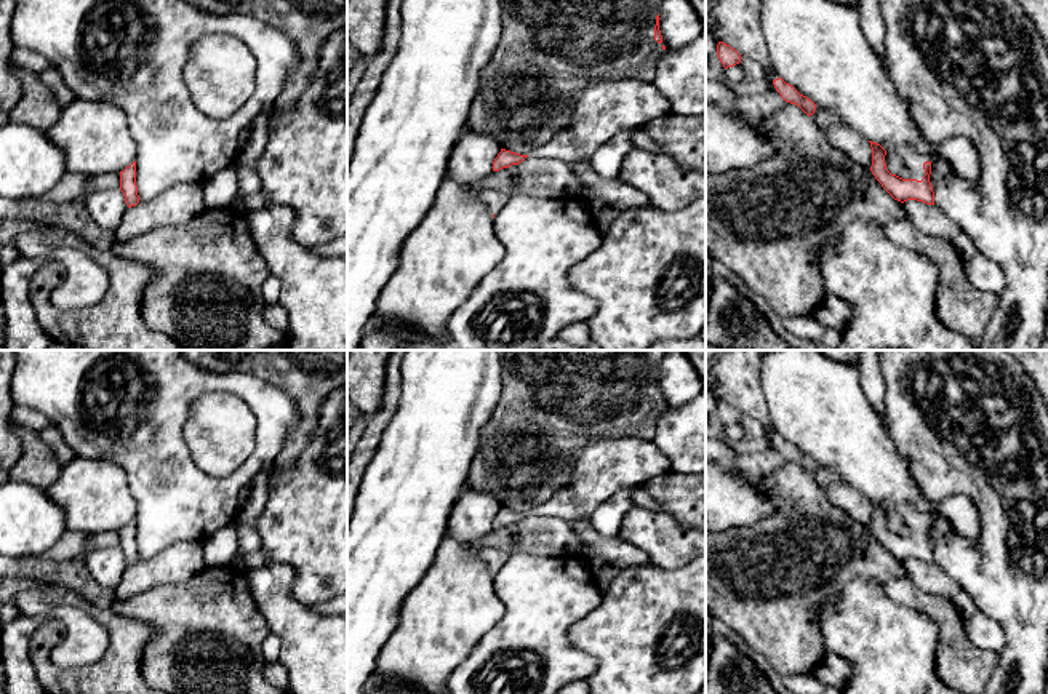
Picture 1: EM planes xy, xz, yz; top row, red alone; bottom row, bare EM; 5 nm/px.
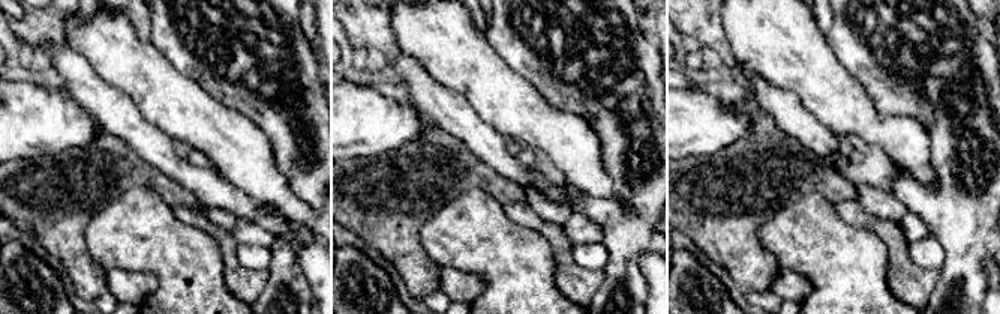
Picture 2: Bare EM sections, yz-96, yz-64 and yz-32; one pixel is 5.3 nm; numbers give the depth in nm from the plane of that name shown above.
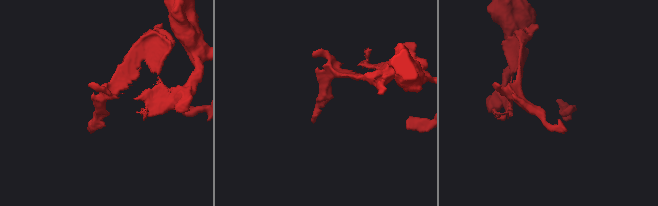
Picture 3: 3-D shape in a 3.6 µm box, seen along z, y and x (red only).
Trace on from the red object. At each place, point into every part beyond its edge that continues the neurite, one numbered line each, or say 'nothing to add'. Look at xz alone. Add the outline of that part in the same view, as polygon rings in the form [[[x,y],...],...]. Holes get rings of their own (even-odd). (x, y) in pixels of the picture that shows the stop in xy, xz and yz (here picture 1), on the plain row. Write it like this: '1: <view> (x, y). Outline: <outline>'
1: xz (554, 402). Outline: [[[499,350],[502,393],[482,430],[466,486],[490,493],[501,507],[533,513],[546,501],[563,494],[571,480],[574,456],[589,441],[635,437],[653,441],[667,406],[654,398],[656,374],[667,350]]]

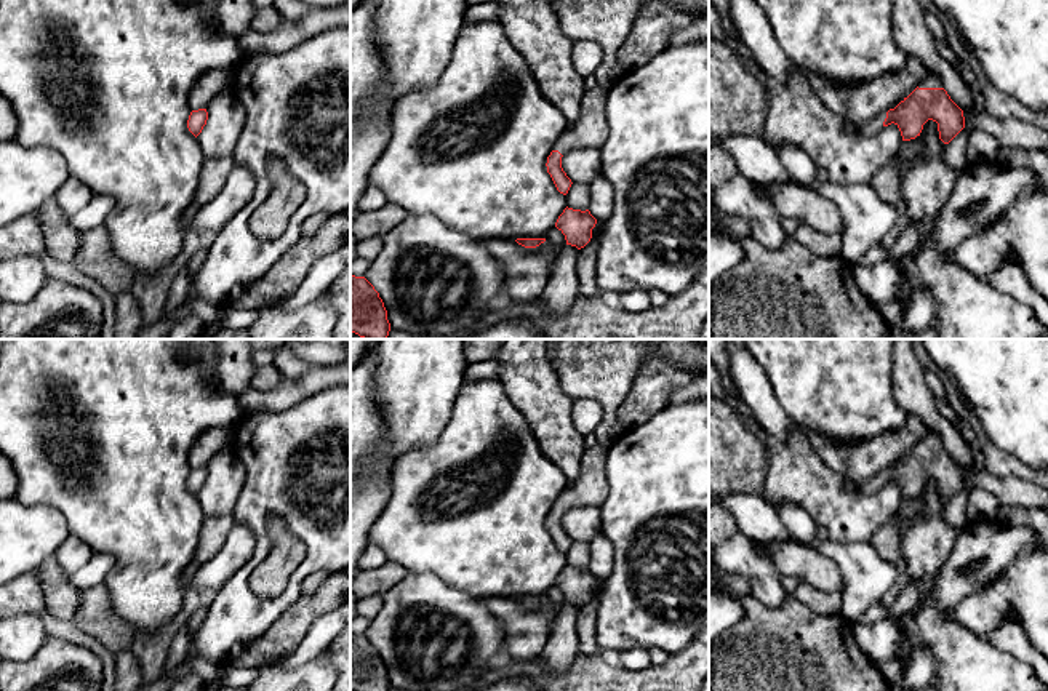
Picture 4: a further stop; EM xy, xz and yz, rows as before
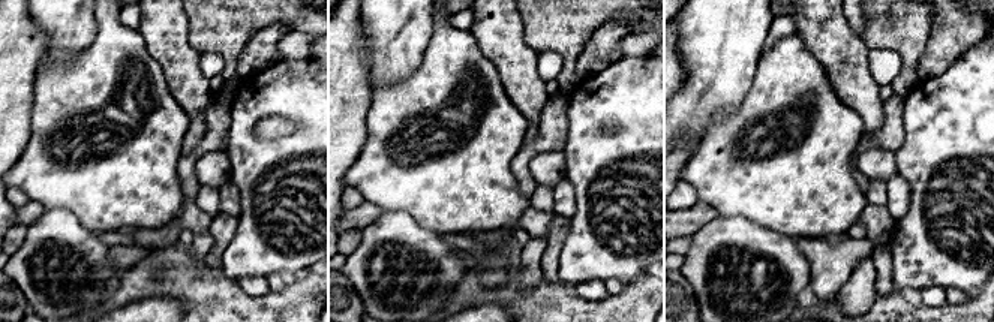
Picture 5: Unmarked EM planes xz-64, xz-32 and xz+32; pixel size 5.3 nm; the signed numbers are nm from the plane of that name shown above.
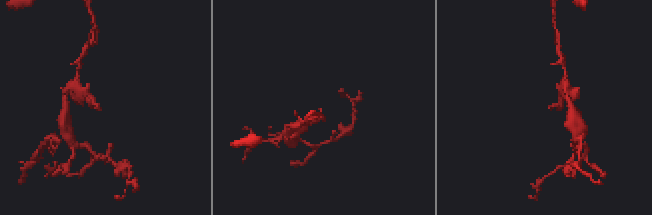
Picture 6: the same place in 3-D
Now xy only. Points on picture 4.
nothing to add

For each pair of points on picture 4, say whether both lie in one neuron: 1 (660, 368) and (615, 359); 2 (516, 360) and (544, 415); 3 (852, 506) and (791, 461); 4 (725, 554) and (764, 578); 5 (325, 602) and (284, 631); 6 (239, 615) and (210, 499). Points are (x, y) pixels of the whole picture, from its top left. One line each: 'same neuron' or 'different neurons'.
1: different neurons
2: same neuron
3: same neuron
4: same neuron
5: same neuron
6: different neurons

